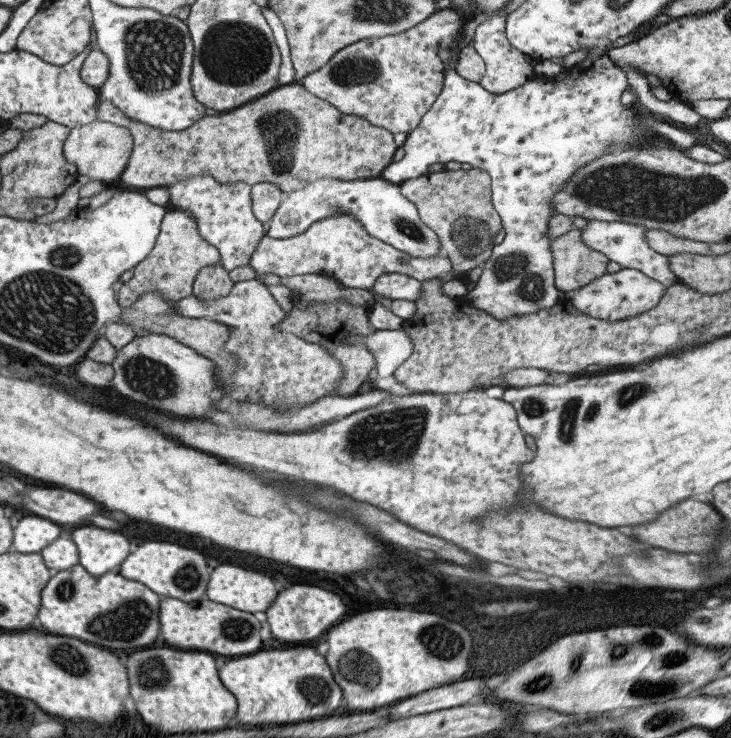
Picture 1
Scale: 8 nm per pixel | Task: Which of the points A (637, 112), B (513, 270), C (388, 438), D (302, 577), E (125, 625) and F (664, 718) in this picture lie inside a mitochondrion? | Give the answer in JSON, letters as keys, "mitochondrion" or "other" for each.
{"A":"other","B":"mitochondrion","C":"mitochondrion","D":"other","E":"mitochondrion","F":"mitochondrion"}

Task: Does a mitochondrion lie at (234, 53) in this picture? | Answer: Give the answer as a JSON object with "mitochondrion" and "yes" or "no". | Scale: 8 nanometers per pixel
{"mitochondrion":"yes"}

